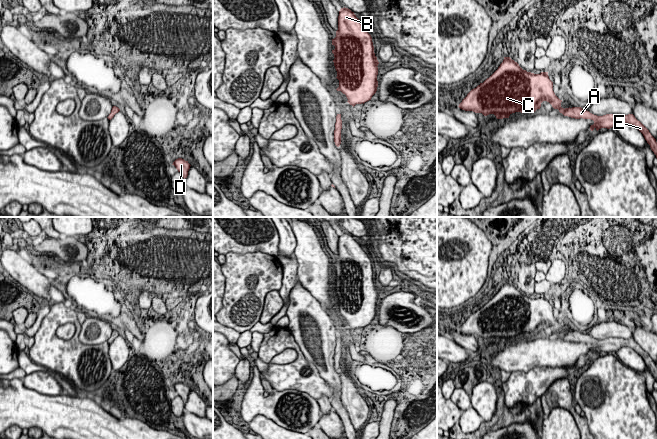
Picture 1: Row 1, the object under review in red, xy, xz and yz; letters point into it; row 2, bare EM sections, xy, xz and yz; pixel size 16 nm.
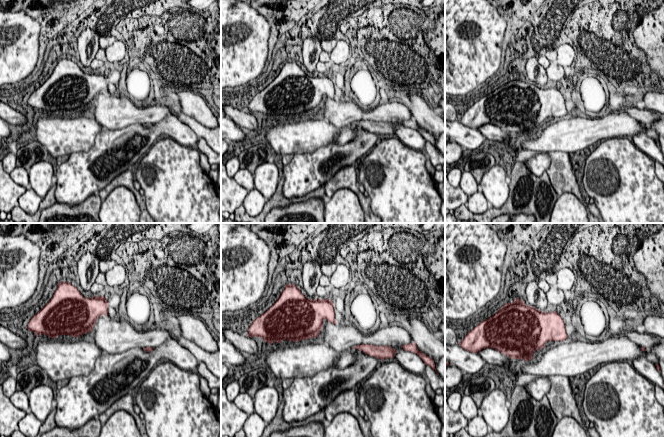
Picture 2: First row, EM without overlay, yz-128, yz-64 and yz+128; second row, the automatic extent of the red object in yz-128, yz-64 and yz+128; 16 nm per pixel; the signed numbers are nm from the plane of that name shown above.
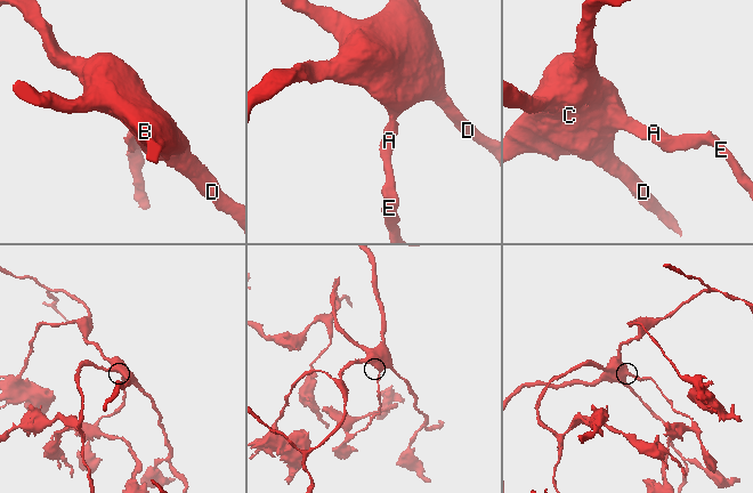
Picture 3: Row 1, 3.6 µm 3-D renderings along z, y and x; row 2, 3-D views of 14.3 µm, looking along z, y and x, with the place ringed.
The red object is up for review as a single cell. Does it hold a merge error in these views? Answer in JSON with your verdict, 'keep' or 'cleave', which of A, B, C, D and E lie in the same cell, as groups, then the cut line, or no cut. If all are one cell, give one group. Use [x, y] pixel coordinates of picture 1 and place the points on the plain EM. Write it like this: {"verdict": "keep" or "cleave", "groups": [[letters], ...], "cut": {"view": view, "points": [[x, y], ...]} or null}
{"verdict": "keep", "groups": [["A", "B", "C", "D", "E"]], "cut": null}

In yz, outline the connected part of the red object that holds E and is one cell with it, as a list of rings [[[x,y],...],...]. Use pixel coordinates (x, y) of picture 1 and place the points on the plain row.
[[[504,281],[498,293],[483,307],[472,313],[459,328],[465,335],[494,338],[497,343],[509,342],[512,337],[540,333],[543,325],[549,326],[564,340],[575,343],[591,343],[594,348],[590,354],[610,353],[622,347],[635,350],[644,360],[657,382],[657,366],[649,354],[633,338],[606,338],[597,340],[581,331],[562,332],[560,324],[553,315],[553,306],[548,296],[534,298],[523,294],[510,281]]]

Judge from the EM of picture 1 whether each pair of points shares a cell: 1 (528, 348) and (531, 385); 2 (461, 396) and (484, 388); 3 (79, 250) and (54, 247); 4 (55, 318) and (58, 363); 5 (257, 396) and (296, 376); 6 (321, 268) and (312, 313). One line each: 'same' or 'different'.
1: different
2: different
3: same
4: same
5: different
6: different

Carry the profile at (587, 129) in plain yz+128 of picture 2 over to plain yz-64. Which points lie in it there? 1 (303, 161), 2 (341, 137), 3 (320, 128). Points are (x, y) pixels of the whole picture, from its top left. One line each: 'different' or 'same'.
1: different
2: same
3: same

